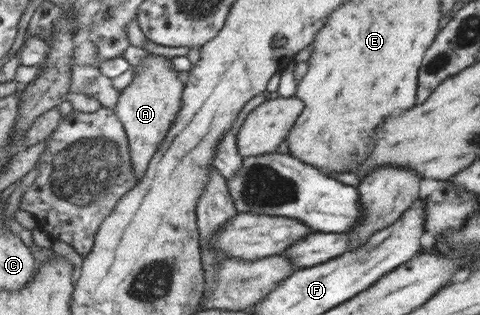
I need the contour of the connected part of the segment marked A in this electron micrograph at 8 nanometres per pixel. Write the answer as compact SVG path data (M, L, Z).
M150 54L146 56L138 66L132 67L135 76L133 80L121 90L118 98L118 105L114 110L121 122L125 125L125 130L128 136L128 145L131 147L133 153L133 170L139 181L145 176L148 171L150 162L157 154L157 151L162 145L162 138L166 135L176 112L180 111L180 91L182 91L182 83L178 79L178 71L174 70L170 60L162 55Z

